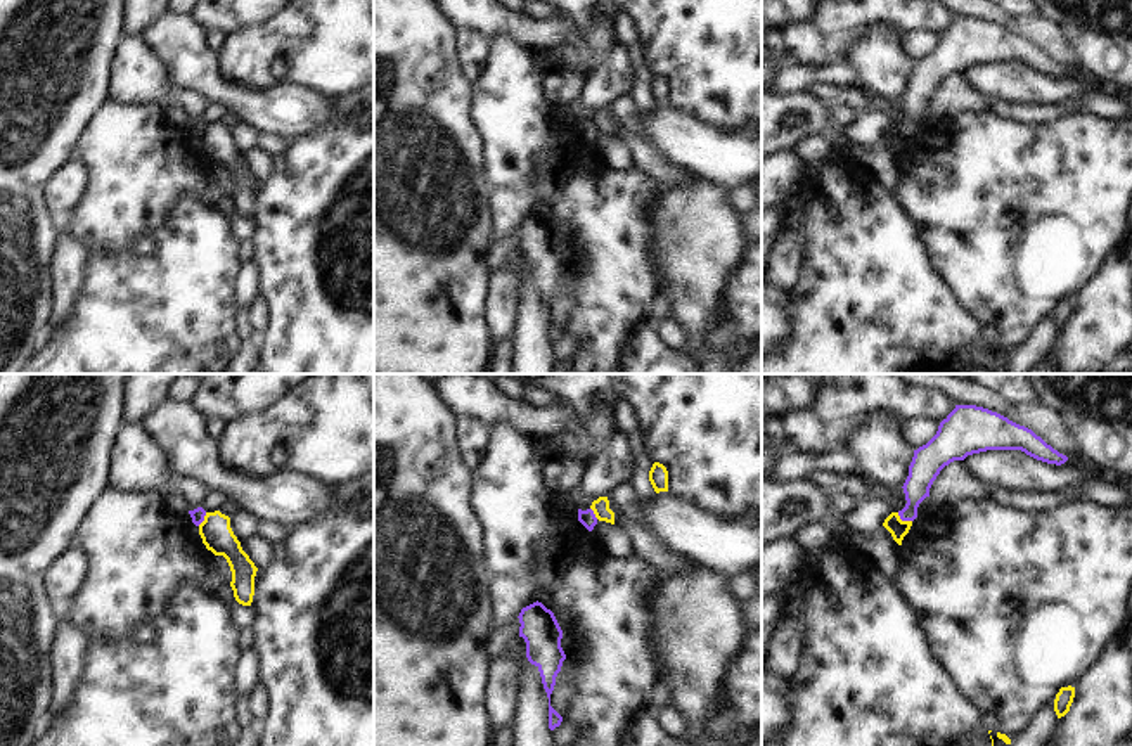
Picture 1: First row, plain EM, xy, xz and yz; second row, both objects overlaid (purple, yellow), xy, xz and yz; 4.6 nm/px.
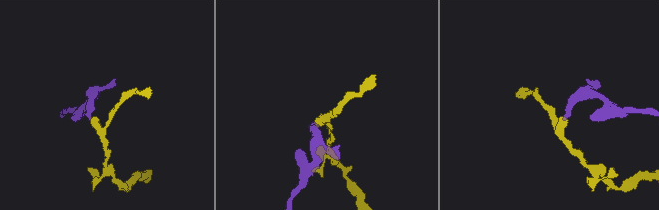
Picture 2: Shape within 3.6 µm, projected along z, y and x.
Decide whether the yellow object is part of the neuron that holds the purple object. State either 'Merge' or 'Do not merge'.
Do not merge.

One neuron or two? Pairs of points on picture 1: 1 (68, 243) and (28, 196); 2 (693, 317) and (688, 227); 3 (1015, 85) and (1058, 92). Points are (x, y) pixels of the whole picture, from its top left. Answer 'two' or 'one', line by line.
1: two
2: one
3: one

